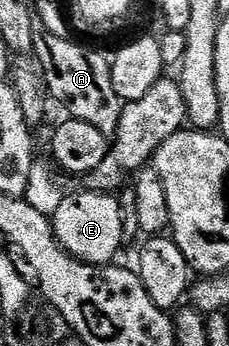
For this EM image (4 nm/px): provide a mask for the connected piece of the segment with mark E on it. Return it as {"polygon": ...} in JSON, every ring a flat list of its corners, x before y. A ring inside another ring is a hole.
{"polygon":[[79,189,76,195,68,194,53,214,55,238,60,246,85,263,107,265,123,243,123,211,114,194,106,191]]}

